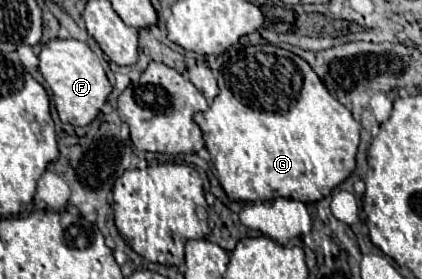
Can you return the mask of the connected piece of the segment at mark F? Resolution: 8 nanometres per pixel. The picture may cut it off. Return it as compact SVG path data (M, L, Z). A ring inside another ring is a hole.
M93 37L87 41L50 40L42 46L40 52L40 72L48 82L54 98L54 106L62 122L72 126L88 126L108 100L112 92L112 84L104 69L110 69L104 60L104 53Z

